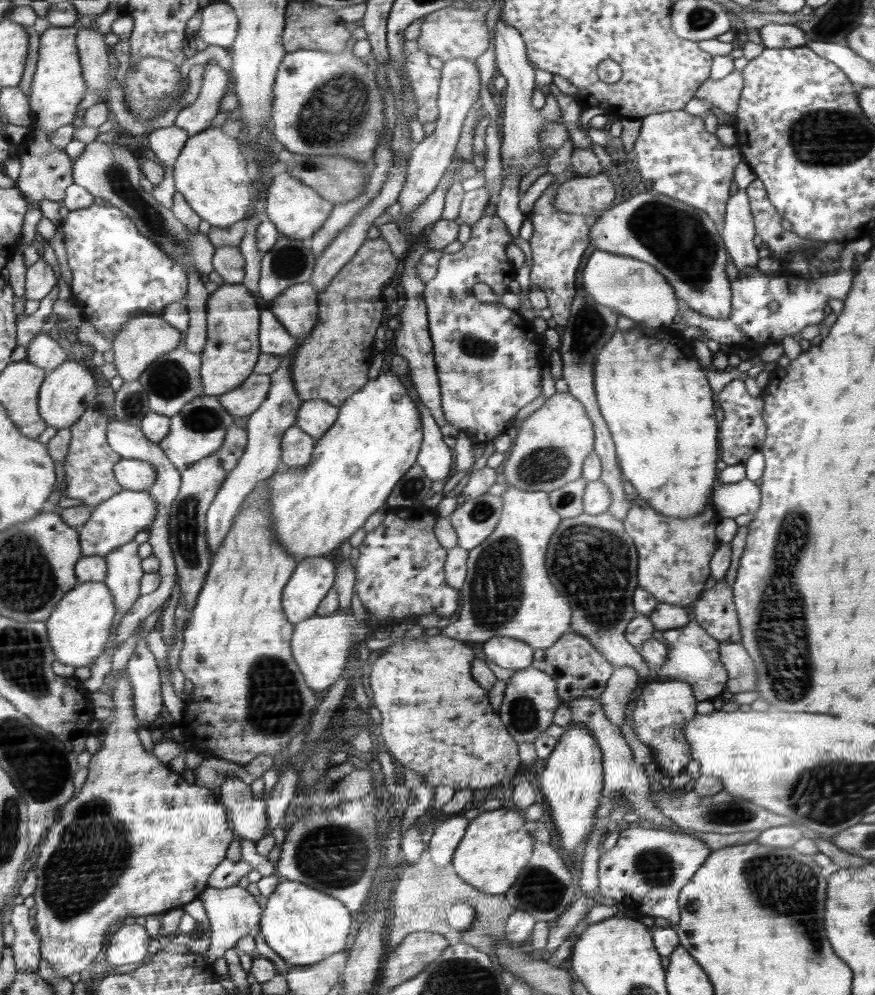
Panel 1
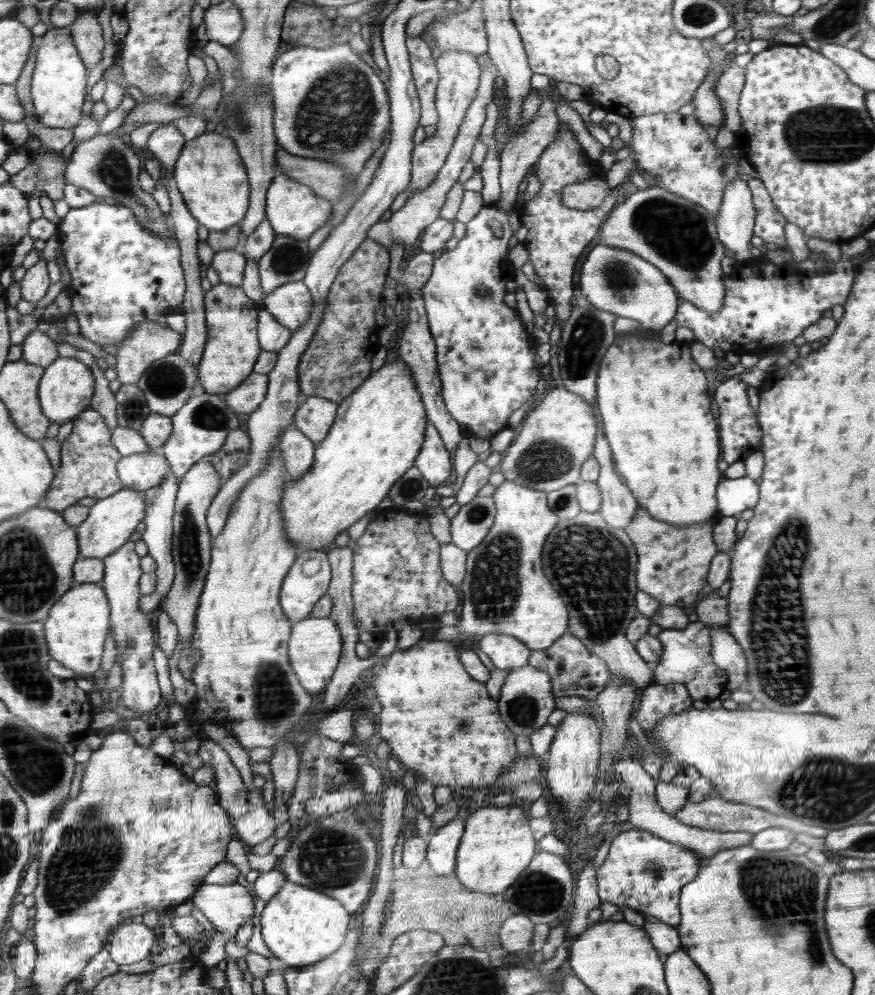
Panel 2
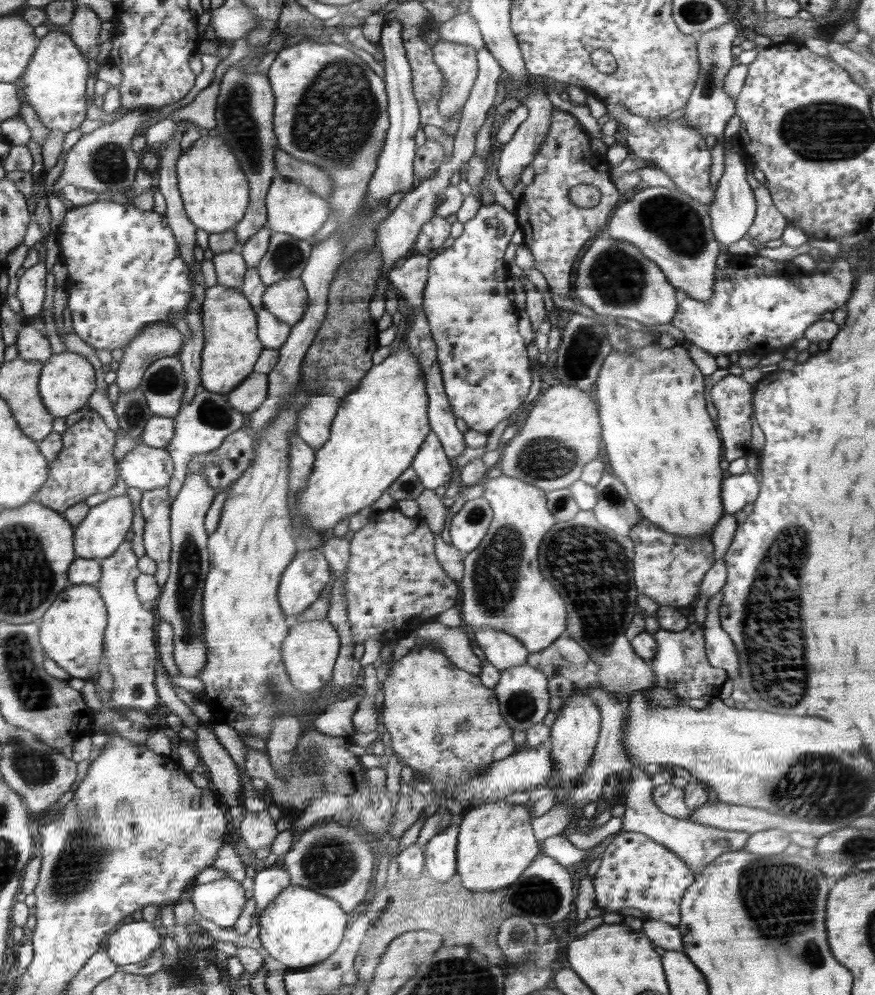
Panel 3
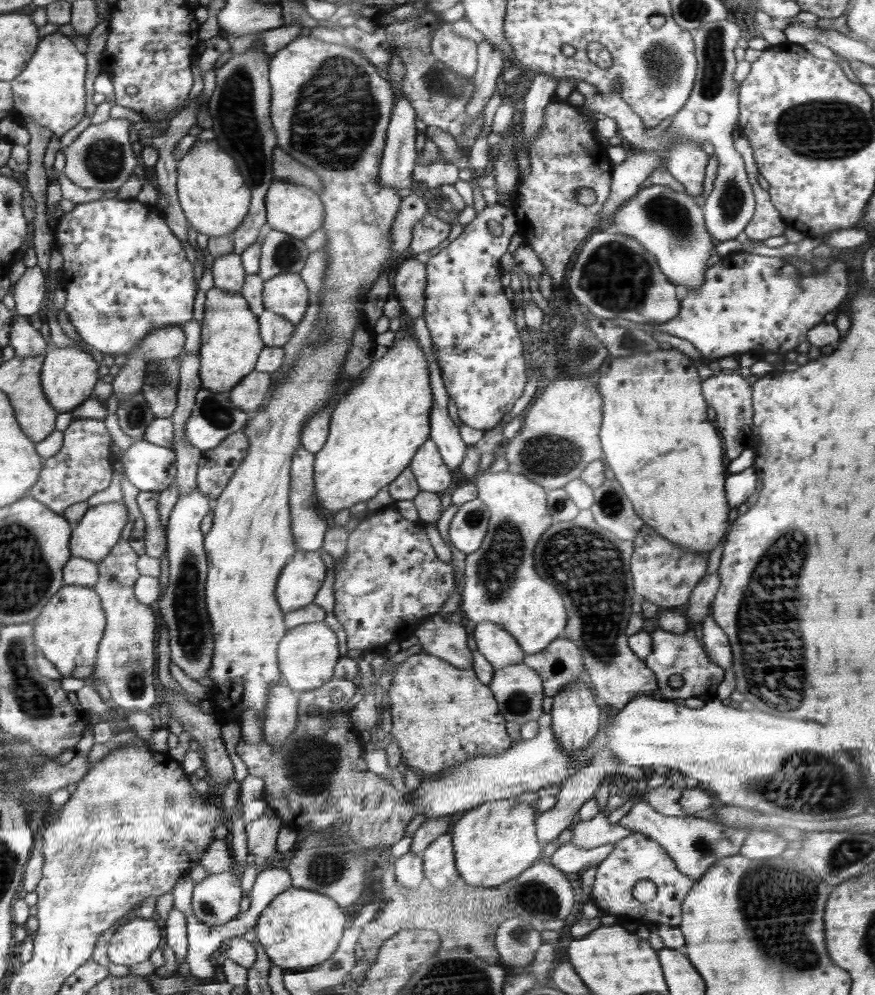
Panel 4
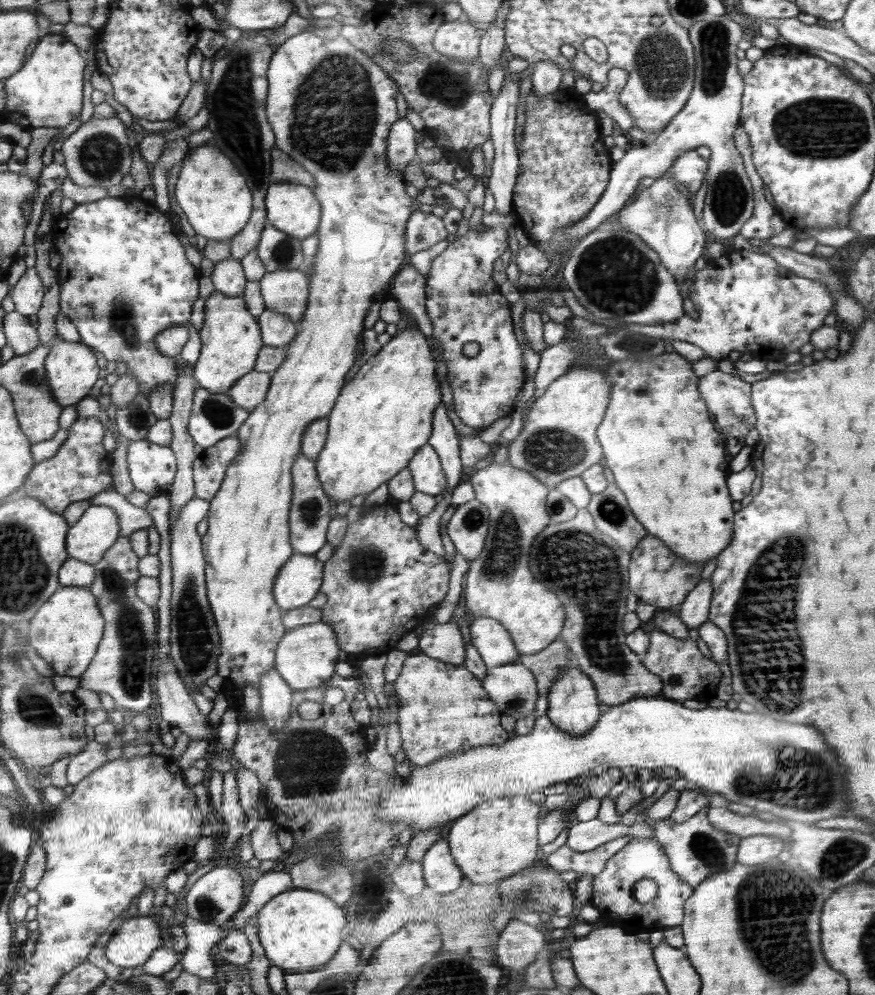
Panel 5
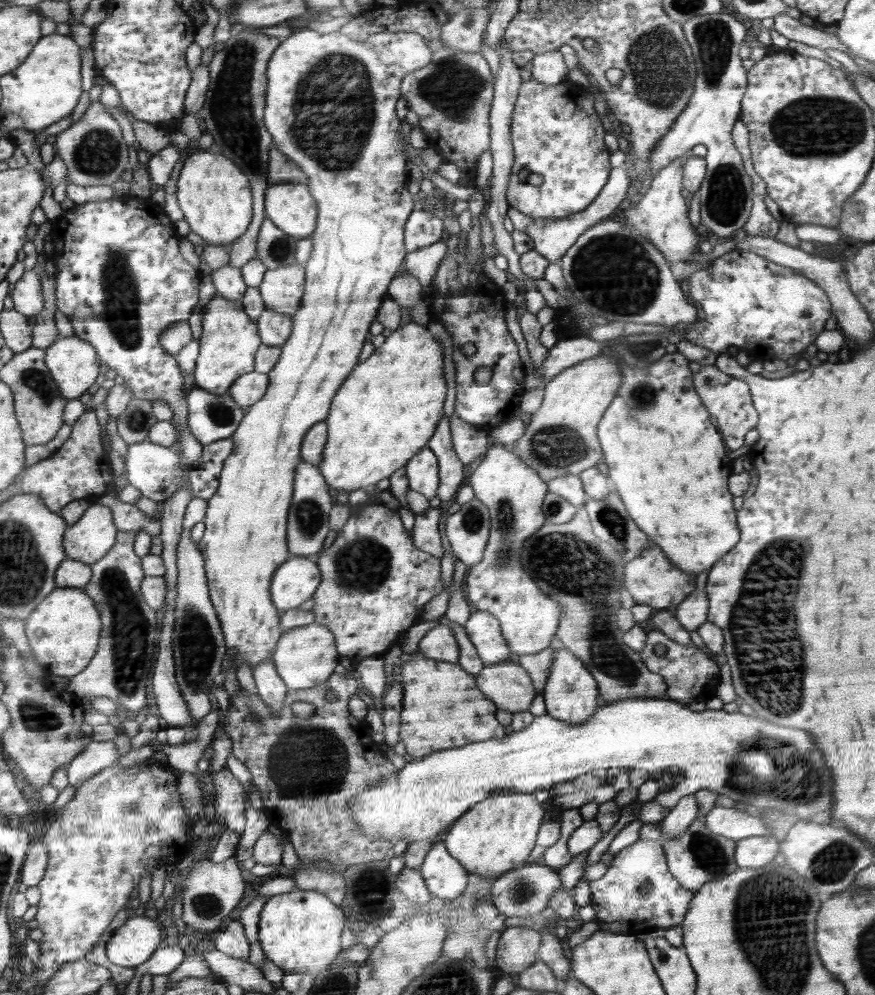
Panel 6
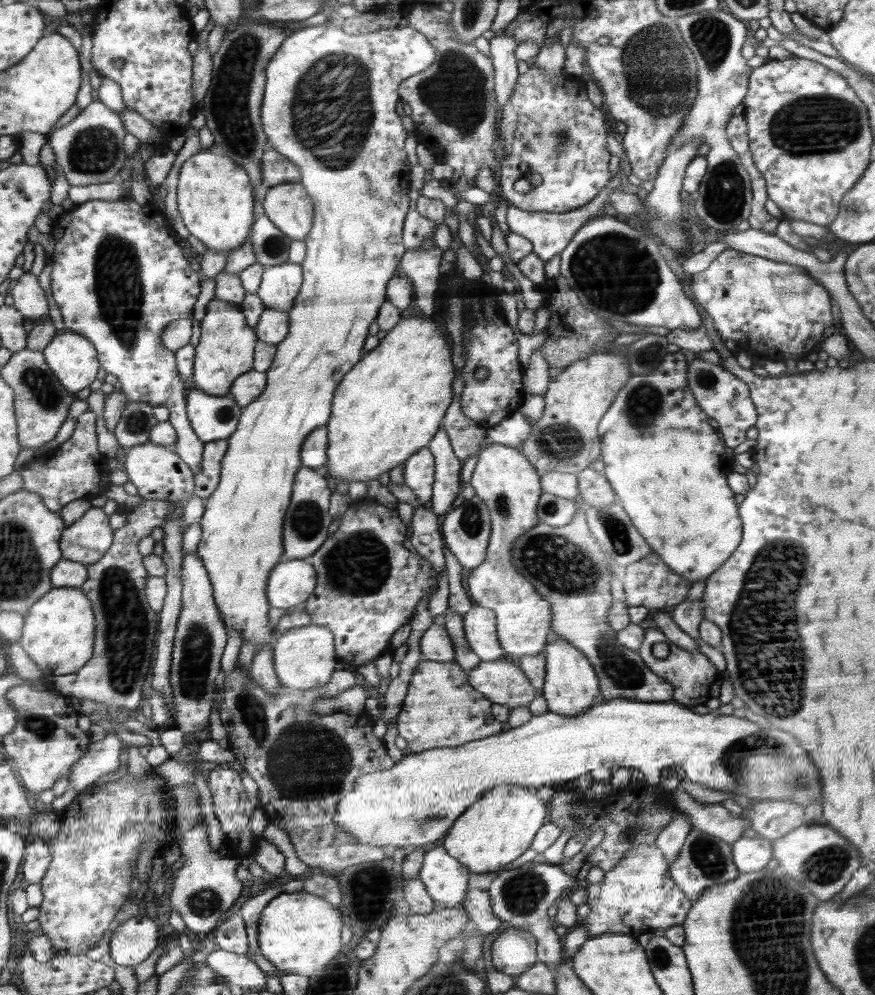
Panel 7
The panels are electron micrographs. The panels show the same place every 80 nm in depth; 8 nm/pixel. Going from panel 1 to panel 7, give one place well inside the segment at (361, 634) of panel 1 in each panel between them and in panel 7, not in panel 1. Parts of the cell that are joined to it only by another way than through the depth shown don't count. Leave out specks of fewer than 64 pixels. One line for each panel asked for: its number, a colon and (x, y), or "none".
2: (315, 647)
3: (310, 652)
4: (308, 654)
5: (307, 657)
6: (306, 656)
7: (304, 658)

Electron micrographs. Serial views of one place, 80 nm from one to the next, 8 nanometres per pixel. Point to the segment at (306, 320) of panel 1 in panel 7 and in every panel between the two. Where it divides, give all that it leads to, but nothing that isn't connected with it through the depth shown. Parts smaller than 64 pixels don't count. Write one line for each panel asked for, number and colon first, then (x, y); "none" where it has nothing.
2: (292, 304)
3: (288, 299)
4: (287, 294)
5: (286, 291)
6: (282, 289)
7: (280, 285)

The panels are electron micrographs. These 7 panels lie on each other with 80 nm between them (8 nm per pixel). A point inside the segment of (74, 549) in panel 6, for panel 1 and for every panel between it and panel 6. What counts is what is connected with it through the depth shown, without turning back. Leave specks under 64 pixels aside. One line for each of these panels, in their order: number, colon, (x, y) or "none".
1: (117, 521)
2: (111, 522)
3: (105, 527)
4: (96, 534)
5: (97, 530)

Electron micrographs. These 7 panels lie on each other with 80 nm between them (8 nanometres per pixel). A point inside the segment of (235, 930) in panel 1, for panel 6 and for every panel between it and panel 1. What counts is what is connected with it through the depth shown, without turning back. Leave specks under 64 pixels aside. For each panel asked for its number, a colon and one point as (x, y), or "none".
2: (227, 906)
3: (221, 901)
4: (215, 900)
5: (214, 897)
6: (211, 891)

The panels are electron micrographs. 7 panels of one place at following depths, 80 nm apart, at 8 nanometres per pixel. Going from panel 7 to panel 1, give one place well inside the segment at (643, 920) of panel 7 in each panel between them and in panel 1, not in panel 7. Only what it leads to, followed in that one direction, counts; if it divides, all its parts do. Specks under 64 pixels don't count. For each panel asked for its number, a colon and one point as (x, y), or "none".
1: (645, 870)
2: (643, 871)
3: (636, 871)
4: (636, 857)
5: (613, 896)
6: (616, 899)

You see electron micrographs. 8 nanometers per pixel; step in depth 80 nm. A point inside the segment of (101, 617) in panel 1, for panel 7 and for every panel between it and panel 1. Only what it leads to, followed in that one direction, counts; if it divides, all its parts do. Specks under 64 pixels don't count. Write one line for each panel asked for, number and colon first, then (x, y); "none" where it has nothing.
2: (76, 631)
3: (72, 633)
4: (68, 631)
5: (66, 631)
6: (63, 631)
7: (58, 632)

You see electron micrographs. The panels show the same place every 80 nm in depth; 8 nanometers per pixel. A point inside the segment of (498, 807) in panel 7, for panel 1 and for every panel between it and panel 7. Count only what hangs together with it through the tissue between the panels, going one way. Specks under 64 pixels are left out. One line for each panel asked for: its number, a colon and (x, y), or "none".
1: (495, 849)
2: (497, 846)
3: (495, 846)
4: (495, 842)
5: (497, 839)
6: (496, 836)

